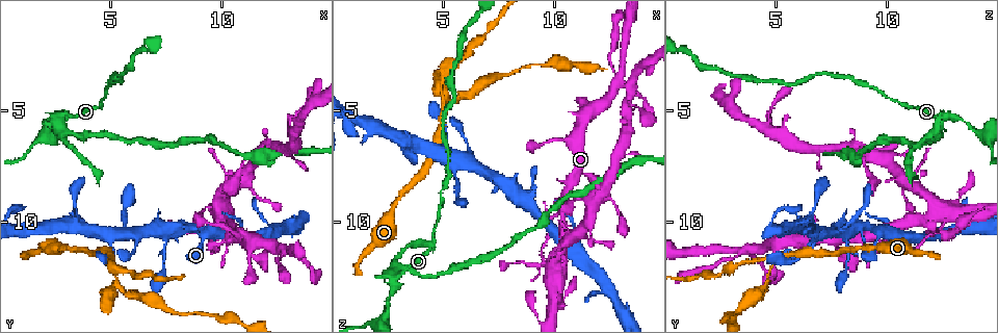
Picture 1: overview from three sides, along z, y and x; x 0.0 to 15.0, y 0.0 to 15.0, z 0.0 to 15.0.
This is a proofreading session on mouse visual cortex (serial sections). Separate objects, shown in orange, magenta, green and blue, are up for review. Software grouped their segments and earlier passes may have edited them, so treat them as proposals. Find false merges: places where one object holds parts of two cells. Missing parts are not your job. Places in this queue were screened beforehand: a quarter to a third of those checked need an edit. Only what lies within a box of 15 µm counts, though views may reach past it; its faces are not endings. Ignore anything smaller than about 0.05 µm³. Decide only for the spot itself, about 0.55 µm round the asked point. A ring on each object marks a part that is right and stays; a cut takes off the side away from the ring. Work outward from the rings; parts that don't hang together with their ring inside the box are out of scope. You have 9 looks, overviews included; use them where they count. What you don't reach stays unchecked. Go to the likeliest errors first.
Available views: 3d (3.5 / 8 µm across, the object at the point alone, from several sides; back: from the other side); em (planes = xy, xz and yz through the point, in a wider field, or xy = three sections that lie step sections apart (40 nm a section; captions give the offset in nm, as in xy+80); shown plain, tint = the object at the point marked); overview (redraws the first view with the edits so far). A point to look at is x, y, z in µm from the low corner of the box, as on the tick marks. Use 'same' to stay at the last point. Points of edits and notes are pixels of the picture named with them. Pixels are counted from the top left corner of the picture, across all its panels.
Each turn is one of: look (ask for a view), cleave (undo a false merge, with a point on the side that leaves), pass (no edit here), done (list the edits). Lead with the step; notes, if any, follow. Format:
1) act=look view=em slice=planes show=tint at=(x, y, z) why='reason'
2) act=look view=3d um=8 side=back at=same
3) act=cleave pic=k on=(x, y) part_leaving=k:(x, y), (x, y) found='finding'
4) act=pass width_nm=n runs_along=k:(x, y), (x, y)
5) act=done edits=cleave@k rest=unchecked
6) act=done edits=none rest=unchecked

act=look view=3d um=3.5 at=(2.8, 5.1, 12.6) why='sharp bend'

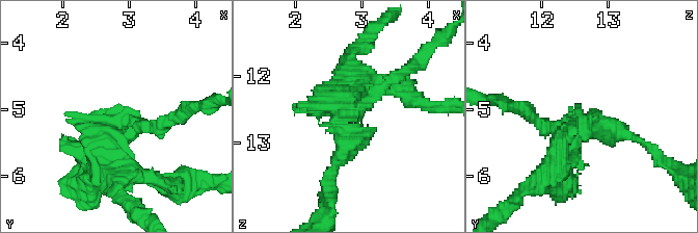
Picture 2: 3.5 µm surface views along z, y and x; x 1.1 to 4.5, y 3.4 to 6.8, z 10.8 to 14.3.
act=look view=em slice=xy step=1 show=plain at=(2.75, 5.20, 12.55)

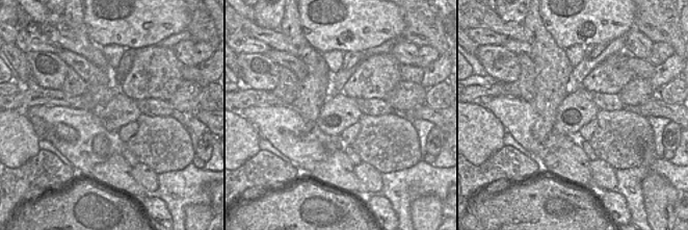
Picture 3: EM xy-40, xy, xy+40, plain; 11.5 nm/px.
act=look view=em slice=xy step=1 show=tint at=same why='where the object lies'

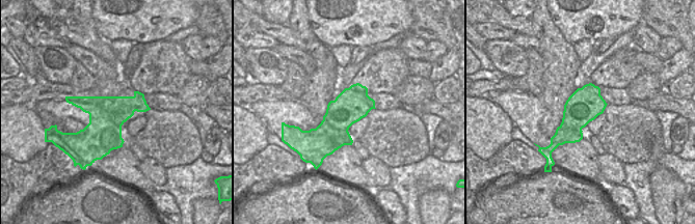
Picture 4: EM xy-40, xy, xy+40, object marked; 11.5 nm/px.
act=cleave pic=2 on=(559, 138) part_leaving=2:(574, 120), (578, 126), (545, 178) found='a second cell is stuck on'

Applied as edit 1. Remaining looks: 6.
act=look view=3d um=3.5 at=(5.0, 11.6, 5.1) why='three-way junction'

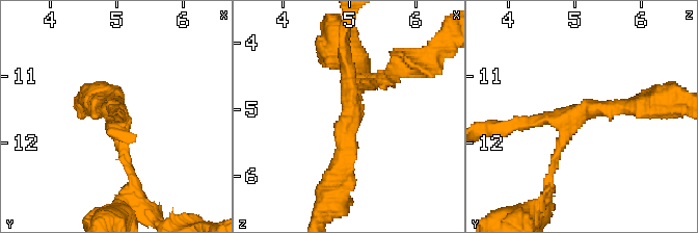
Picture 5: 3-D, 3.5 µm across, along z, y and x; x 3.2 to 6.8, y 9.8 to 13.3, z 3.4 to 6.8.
act=look view=em slice=planes show=tint at=(5.10, 11.65, 5.00) arms=3 arm_widths_nm=100,200,200

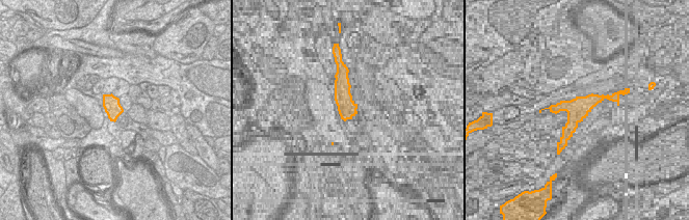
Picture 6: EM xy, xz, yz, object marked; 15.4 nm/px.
act=pass runs_along=5:(637, 106), (582, 112), (549, 179) found='all the same cell'

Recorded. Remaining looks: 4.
act=look view=3d um=3.5 at=(12.9, 11.2, 3.4) why='looks like a crossing'

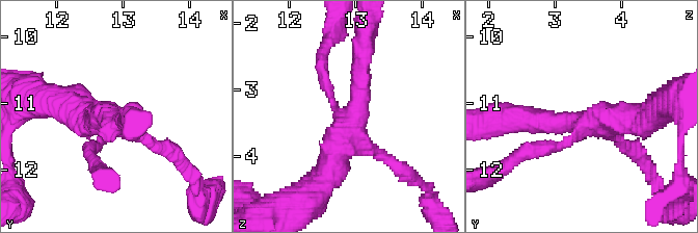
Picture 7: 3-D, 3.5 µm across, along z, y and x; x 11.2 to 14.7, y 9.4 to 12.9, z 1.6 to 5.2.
act=look view=em slice=xy step=5 show=tint at=(12.90, 11.35, 3.45)

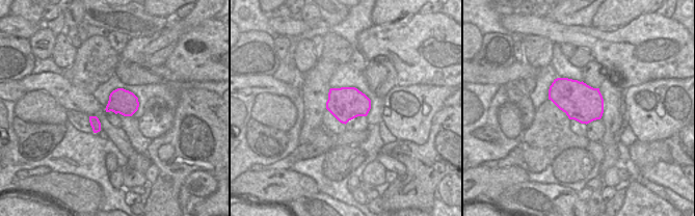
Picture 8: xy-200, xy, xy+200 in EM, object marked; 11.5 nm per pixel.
act=cleave pic=7 on=(535, 154) part_leaving=7:(566, 143), (527, 149), (492, 174) found='two cells meet here'

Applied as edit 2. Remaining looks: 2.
act=done edits=cleave@2,cleave@7 rest=unchecked

